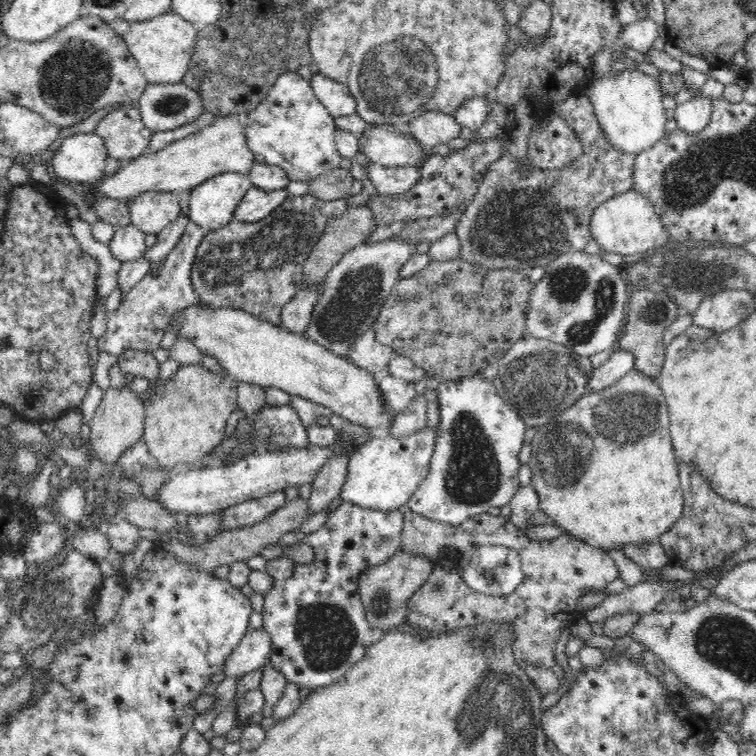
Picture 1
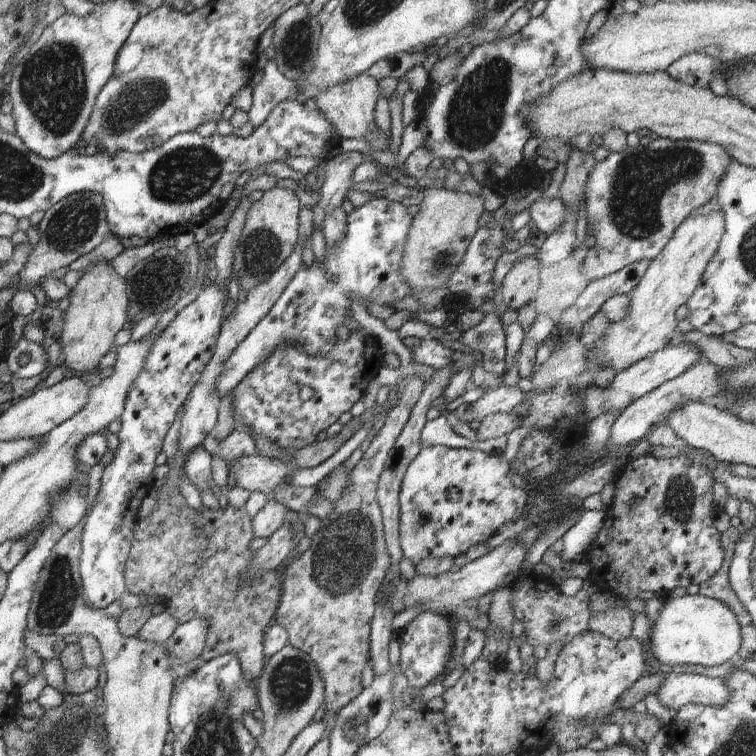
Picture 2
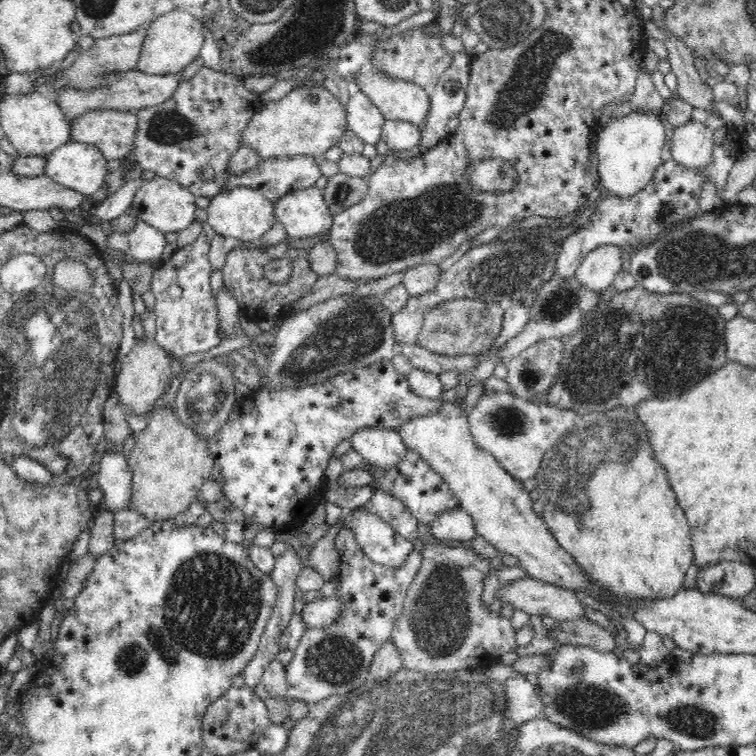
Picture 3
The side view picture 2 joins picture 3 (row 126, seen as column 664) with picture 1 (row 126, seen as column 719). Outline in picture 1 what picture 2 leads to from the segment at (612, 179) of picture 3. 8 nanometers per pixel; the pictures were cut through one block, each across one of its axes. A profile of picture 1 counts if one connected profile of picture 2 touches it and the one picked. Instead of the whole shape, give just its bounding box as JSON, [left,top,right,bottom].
[584,68,666,155]

